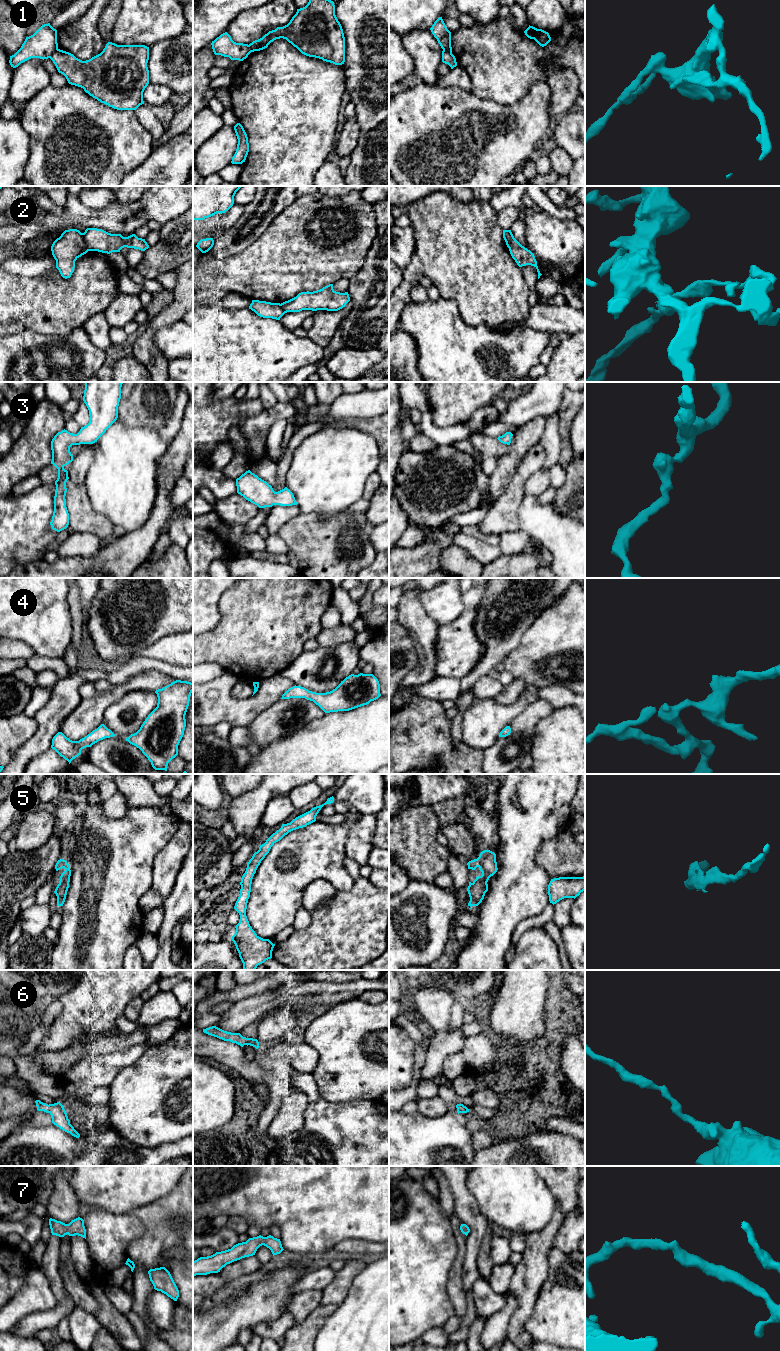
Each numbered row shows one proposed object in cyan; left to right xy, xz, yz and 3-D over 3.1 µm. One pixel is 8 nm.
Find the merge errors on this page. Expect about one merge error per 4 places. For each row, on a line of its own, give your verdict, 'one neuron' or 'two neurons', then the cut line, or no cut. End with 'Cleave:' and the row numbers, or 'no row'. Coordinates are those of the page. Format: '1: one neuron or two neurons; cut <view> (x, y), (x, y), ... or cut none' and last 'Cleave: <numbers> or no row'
1: two neurons; cut xy (57, 47), (49, 57)
2: two neurons; cut xy (82, 233), (86, 247), (89, 250)
3: one neuron; cut none
4: one neuron; cut none
5: one neuron; cut none
6: one neuron; cut none
7: one neuron; cut none
Cleave: 1, 2

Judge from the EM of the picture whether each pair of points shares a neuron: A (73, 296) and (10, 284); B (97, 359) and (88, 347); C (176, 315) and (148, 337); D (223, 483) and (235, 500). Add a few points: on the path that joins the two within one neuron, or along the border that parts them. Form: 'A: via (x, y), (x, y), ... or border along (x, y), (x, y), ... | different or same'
A: via (57, 296), (26, 296) | same
B: via (94, 356), (89, 350) | same
C: via (168, 316), (163, 318), (152, 329) | same
D: border along (236, 492), (217, 499) | different

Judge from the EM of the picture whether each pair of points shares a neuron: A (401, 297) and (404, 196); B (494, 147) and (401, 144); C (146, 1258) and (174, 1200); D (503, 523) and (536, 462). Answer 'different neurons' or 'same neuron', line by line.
A: different neurons
B: same neuron
C: same neuron
D: same neuron

